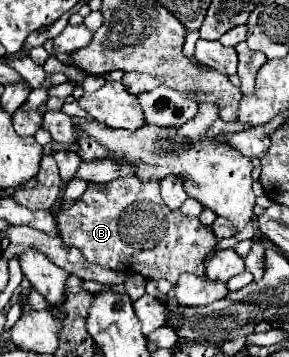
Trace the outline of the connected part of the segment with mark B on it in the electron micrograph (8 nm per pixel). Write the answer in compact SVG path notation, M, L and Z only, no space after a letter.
M136 176L118 178L106 184L90 182L88 190L78 196L70 208L56 210L56 222L64 244L76 246L88 262L116 272L136 272L142 274L146 280L166 278L172 284L176 284L178 276L184 272L204 274L202 262L218 244L218 238L214 236L212 228L202 226L198 218L184 216L180 210L170 210L164 204L160 196L160 180L140 182Z

